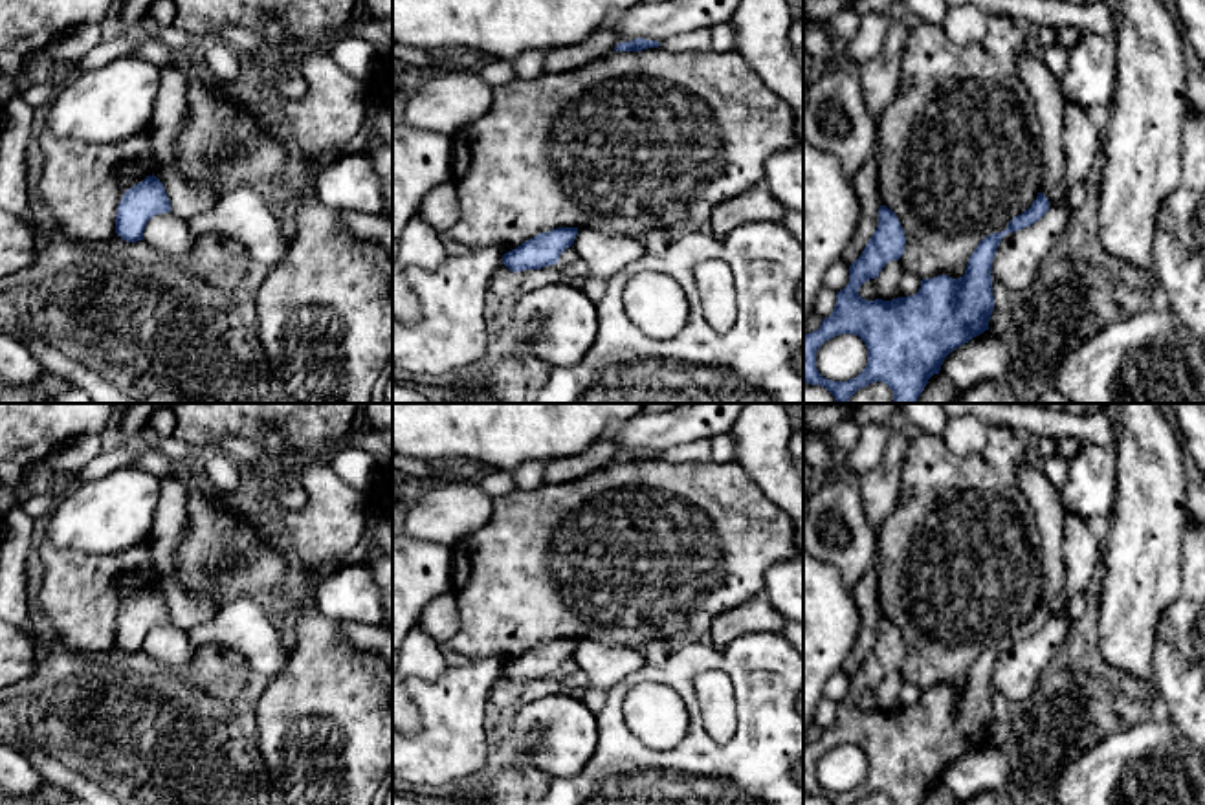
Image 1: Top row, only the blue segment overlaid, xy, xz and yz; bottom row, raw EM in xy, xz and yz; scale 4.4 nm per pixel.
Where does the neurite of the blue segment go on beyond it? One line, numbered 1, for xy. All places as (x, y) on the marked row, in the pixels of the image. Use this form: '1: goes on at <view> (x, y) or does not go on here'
1: does not go on here

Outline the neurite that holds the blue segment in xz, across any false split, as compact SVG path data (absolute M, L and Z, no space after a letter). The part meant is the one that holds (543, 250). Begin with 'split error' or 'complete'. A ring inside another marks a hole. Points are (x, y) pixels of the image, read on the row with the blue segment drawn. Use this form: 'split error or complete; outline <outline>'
complete; outline M558 227L539 233L515 249L503 255L503 264L510 271L541 270L558 264L559 255L574 244L578 227Z

